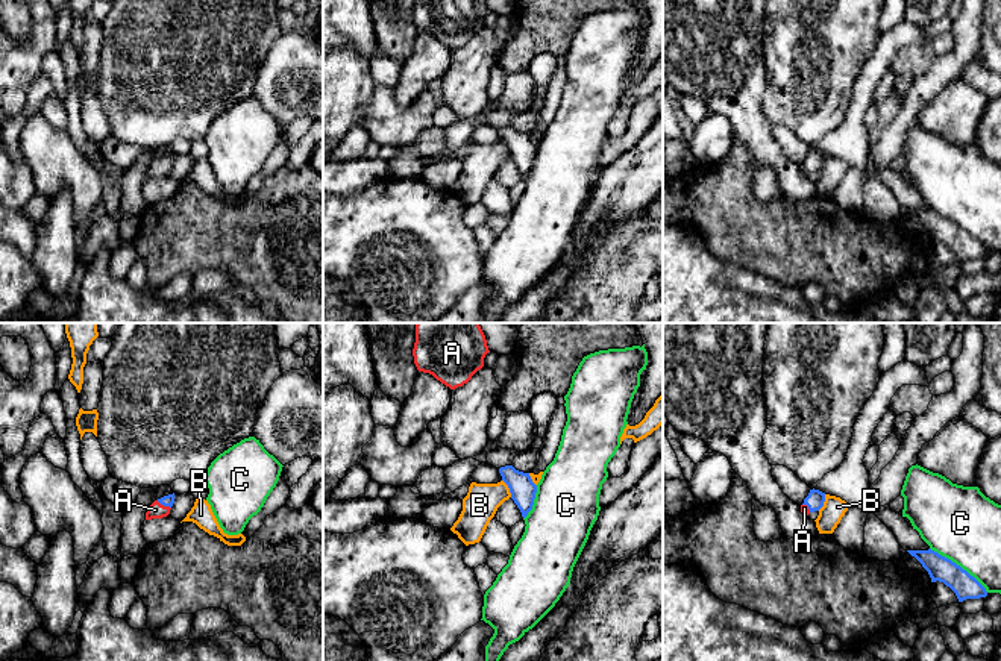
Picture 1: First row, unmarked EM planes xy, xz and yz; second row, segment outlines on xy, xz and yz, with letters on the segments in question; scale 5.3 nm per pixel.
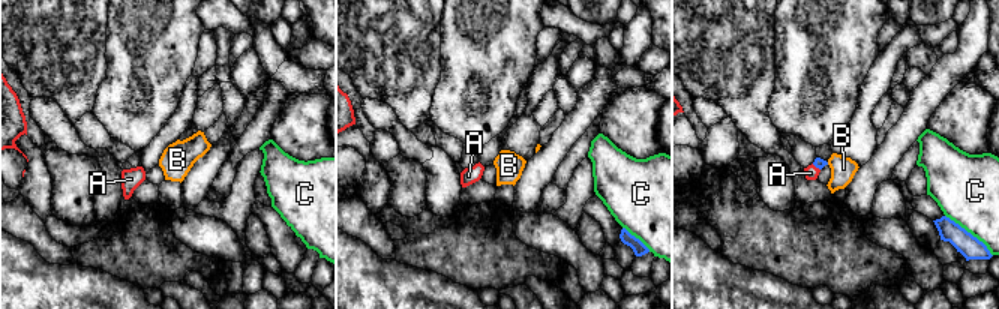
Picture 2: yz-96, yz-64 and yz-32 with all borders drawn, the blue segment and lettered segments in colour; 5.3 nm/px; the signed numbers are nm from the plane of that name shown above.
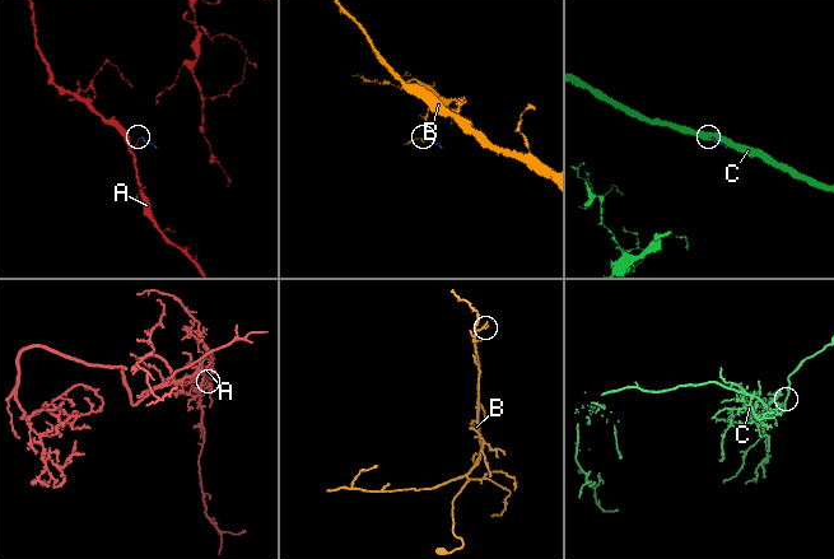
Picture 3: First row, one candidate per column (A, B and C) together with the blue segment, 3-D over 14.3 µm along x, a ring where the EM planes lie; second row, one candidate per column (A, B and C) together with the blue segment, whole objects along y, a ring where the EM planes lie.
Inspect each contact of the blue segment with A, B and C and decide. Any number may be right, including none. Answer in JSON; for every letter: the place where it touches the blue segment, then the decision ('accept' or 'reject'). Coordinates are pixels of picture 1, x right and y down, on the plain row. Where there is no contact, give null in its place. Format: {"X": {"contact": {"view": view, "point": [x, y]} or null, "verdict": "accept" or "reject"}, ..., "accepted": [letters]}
{"A": {"contact": {"view": "xy", "point": [164, 166]}, "verdict": "accept"}, "B": {"contact": {"view": "xz", "point": [508, 147]}, "verdict": "reject"}, "C": {"contact": {"view": "yz", "point": [959, 226]}, "verdict": "reject"}, "accepted": ["A"]}

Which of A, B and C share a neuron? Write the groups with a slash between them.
A / B / C

